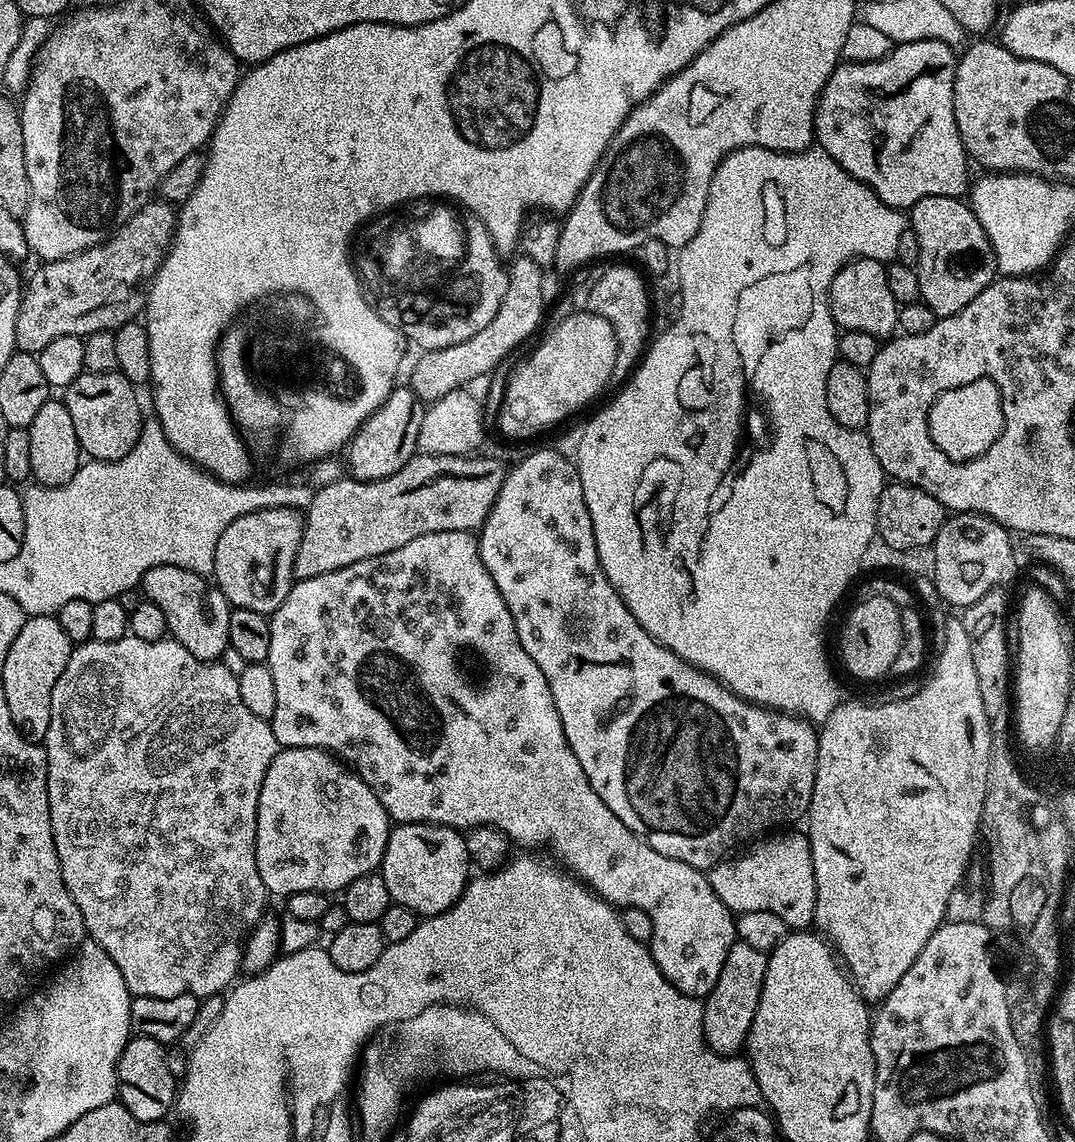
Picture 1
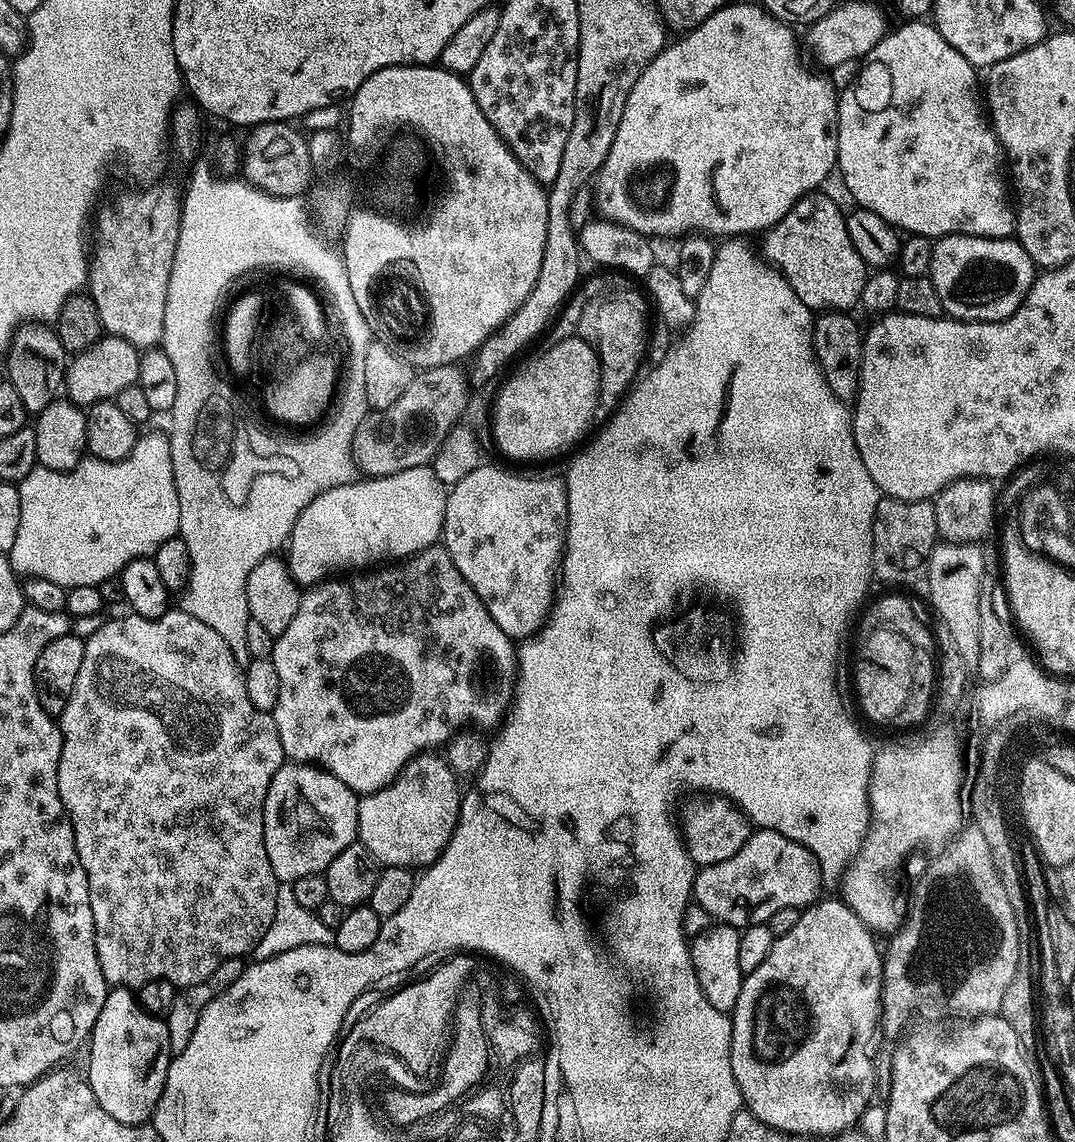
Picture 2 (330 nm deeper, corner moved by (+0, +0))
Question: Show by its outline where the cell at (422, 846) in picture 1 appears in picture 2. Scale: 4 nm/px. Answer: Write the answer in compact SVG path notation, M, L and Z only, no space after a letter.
M443 755L416 756L386 787L359 797L359 843L384 868L427 868L442 854L456 828L462 799L460 785Z

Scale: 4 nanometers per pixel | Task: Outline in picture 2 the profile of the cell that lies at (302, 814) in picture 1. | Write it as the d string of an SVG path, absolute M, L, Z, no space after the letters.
M286 762L274 774L270 782L270 790L264 803L264 841L266 842L266 858L270 858L270 866L274 870L277 881L291 882L298 878L306 878L306 874L323 874L346 850L346 846L358 840L358 806L357 793L346 786L334 775L319 766Z

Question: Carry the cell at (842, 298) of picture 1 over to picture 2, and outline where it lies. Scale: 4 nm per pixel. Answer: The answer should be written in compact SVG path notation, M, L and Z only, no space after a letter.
M824 190L809 192L778 221L778 223L763 233L765 259L780 269L790 282L794 294L813 310L852 310L860 302L862 286L868 279L870 272L866 267L864 259L854 250L854 242L850 242L848 233L848 221L845 213L840 213L840 208L824 193Z

